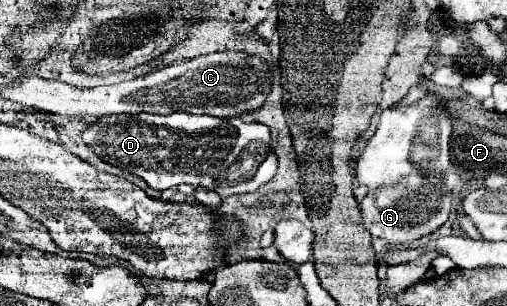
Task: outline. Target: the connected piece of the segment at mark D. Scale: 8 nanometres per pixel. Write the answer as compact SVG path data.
M111 114L99 118L81 132L81 140L91 146L103 162L143 178L153 190L193 184L205 186L221 198L255 192L275 176L277 154L269 144L269 136L271 132L263 124L191 114Z

